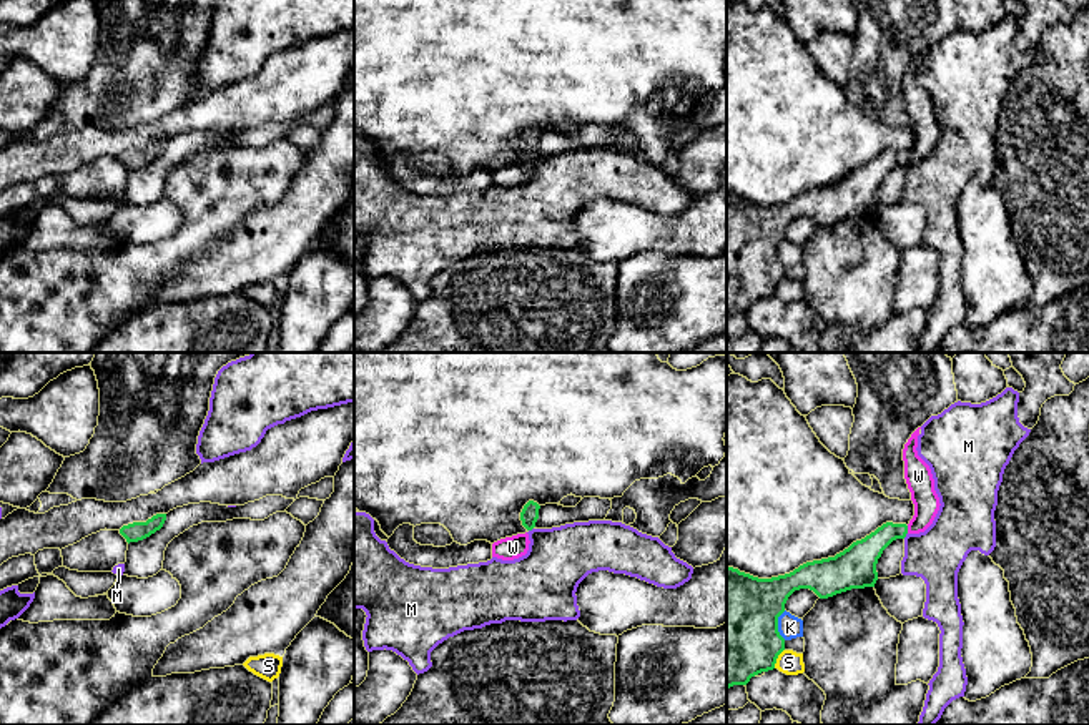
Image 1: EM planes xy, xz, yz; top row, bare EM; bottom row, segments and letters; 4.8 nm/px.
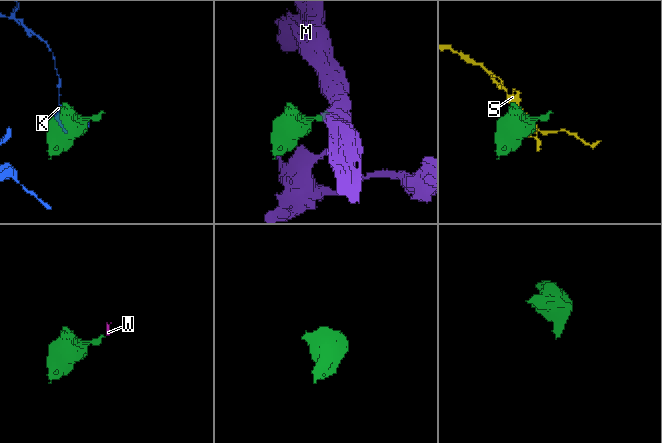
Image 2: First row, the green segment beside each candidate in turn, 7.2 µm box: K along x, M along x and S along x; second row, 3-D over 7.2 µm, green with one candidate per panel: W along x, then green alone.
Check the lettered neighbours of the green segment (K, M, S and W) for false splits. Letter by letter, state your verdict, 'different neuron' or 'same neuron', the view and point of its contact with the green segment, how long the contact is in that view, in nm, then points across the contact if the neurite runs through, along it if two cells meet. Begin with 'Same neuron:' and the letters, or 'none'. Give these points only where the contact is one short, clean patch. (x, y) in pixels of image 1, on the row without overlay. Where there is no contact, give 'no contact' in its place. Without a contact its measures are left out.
Same neuron: W
K: different neuron; meets green in yz at (777, 253); contact 140 nm long
M: different neuron; meets green in yz at (905, 163); contact 40 nm long; border along yz (906, 160), (903, 165)
S: different neuron; meets green in yz at (777, 285); contact 110 nm long
W: same neuron; meets green in yz at (906, 157); contact 40 nm long; runs through yz (863, 182), (890, 158), (906, 157), (921, 143), (920, 108)

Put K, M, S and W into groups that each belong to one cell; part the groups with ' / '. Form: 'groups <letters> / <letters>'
groups K / M / S / W

